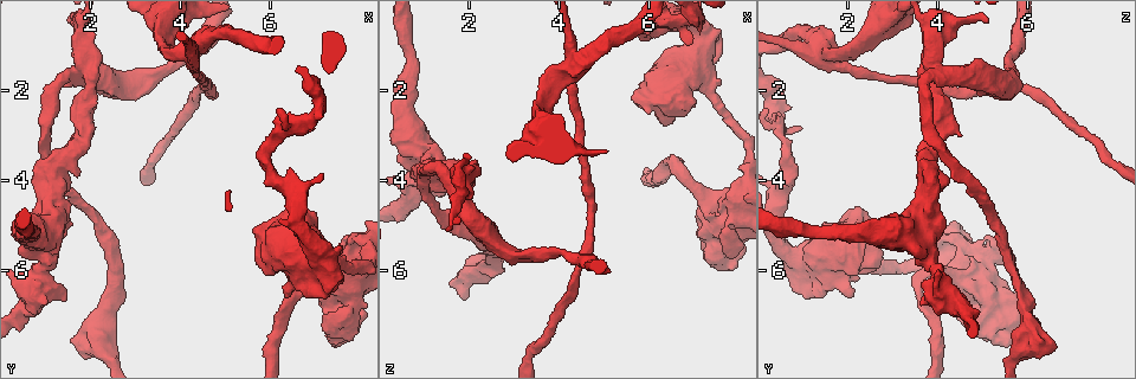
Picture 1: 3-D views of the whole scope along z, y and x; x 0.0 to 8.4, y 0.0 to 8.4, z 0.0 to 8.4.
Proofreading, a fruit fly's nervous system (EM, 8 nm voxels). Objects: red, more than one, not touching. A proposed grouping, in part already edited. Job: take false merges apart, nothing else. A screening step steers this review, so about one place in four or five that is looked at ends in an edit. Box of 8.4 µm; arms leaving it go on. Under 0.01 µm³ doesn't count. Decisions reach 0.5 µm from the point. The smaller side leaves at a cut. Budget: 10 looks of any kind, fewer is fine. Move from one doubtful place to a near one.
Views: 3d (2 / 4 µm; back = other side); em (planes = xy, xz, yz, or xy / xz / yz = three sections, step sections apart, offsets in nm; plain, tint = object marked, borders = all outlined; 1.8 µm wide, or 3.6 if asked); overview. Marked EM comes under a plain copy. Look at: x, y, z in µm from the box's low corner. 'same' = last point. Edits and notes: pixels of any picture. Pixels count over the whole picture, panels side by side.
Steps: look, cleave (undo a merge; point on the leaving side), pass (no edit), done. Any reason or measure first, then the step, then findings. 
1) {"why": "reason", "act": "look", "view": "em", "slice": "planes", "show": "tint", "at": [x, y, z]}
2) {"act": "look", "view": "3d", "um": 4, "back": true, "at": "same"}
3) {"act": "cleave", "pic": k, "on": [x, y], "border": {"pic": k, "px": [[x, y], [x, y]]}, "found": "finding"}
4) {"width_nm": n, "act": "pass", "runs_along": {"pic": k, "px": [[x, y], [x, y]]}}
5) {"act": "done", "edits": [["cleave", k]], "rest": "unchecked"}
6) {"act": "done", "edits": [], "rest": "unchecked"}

{"why": "looks like a crossing", "act": "look", "view": "3d", "um": 4, "at": [4.15, 1.20, 1.60]}

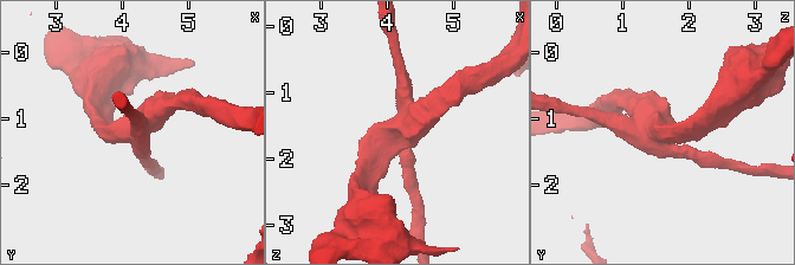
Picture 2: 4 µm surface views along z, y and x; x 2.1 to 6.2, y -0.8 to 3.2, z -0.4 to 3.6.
{"act": "look", "view": "em", "slice": "planes", "show": "tint", "at": [4.15, 1.25, 1.65]}

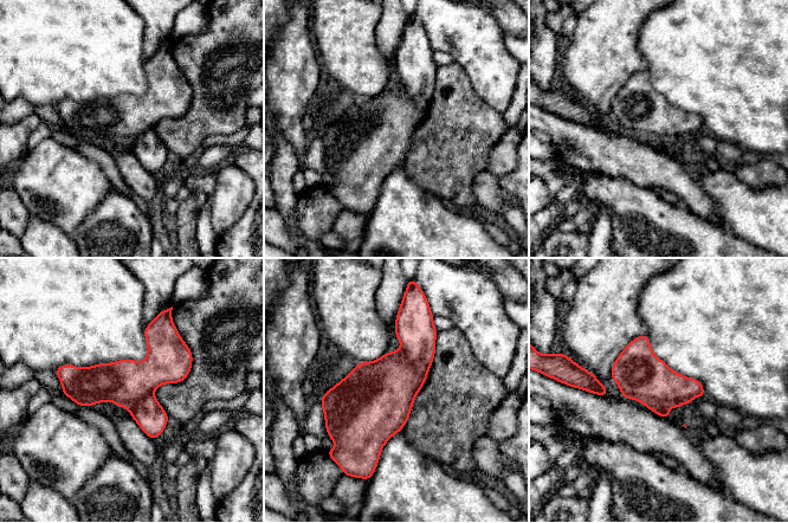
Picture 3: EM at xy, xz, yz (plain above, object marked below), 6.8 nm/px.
{"act": "cleave", "pic": 3, "on": [415, 330], "border": {"pic": 3, "px": [[400, 348], [419, 373], [427, 372]]}, "found": "a second neuron is stuck on"}

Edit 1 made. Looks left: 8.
{"act": "look", "view": "overview"}

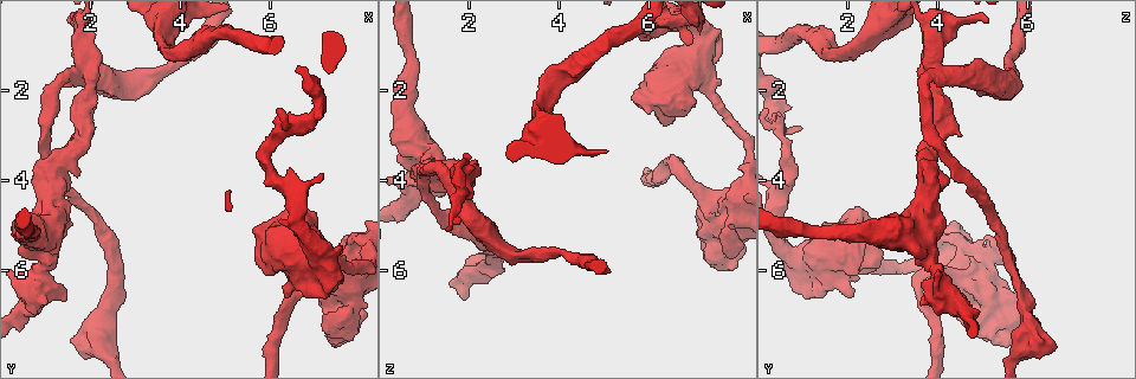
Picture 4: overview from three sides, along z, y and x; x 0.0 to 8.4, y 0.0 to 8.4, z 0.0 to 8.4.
{"why": "four or more arms meet", "act": "look", "view": "3d", "um": 4, "at": [0.95, 4.10, 3.80]}

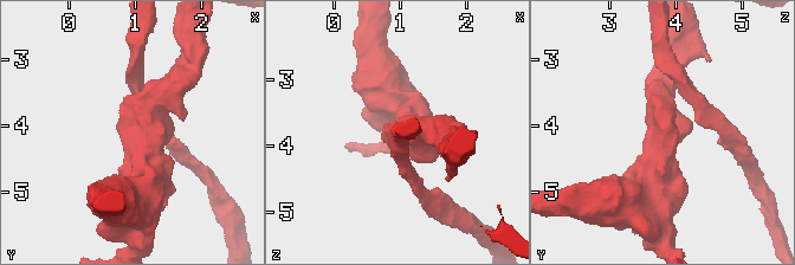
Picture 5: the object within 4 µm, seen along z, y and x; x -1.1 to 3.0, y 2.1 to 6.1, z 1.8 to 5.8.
{"why": "now the EM", "act": "look", "view": "em", "slice": "planes", "show": "tint", "at": [0.95, 4.15, 3.80]}

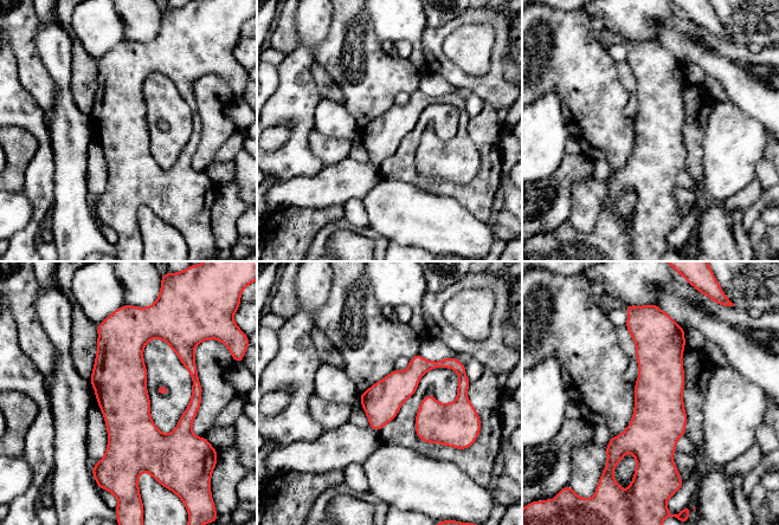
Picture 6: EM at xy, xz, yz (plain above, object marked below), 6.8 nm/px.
{"act": "pass", "runs_along": {"pic": 6, "px": [[118, 323], [130, 465]]}, "found": "one neuron here"}

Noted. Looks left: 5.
{"why": "thick turns thin", "act": "look", "view": "3d", "um": 4, "at": [7.50, 6.30, 4.60]}

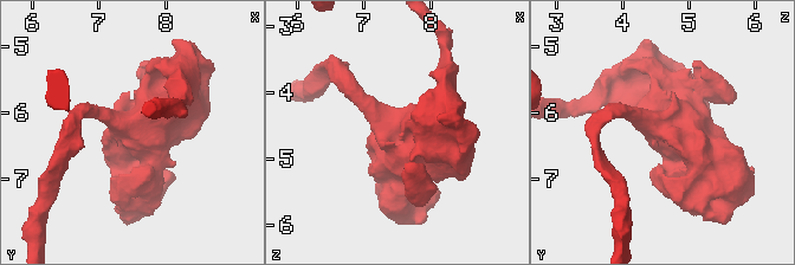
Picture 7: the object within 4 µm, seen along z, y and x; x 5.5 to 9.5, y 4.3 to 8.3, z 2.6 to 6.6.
{"why": "need the tissue", "act": "look", "view": "em", "um": 3.6, "slice": "planes", "show": "tint", "at": [7.50, 6.35, 4.60]}

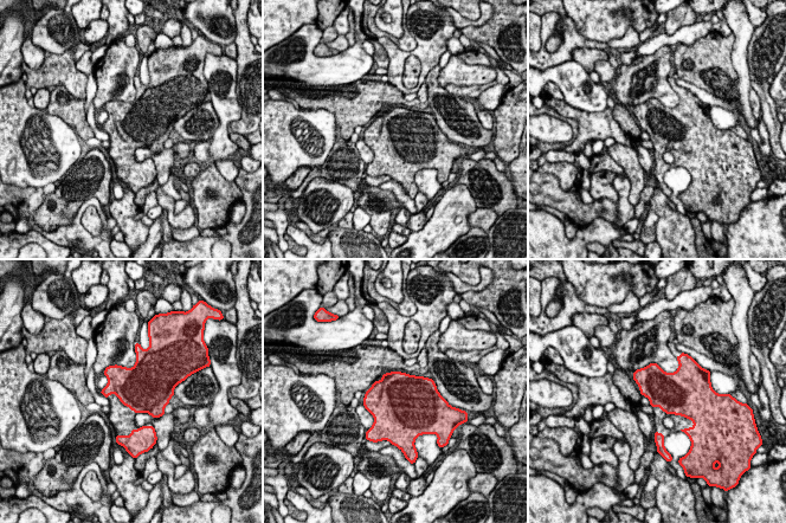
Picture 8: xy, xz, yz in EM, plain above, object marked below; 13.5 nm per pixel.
{"act": "pass", "found": "continuous, no second neuron"}

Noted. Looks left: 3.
{"why": "four-way junction", "act": "look", "view": "3d", "um": 4, "at": [1.90, 1.60, 3.95]}

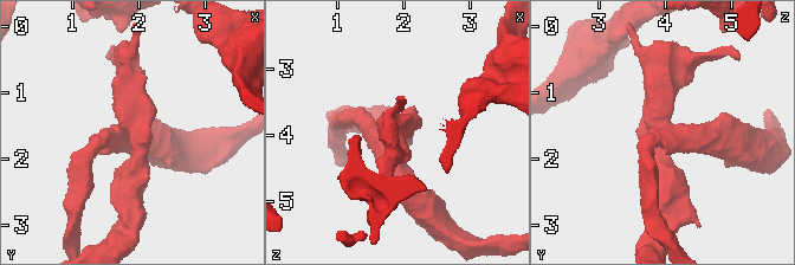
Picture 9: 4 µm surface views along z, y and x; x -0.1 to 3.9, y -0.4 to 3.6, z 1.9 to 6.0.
{"act": "look", "view": "em", "um": 3.6, "slice": "xz", "step": 4, "show": "tint", "at": [1.90, 1.55, 4.00]}

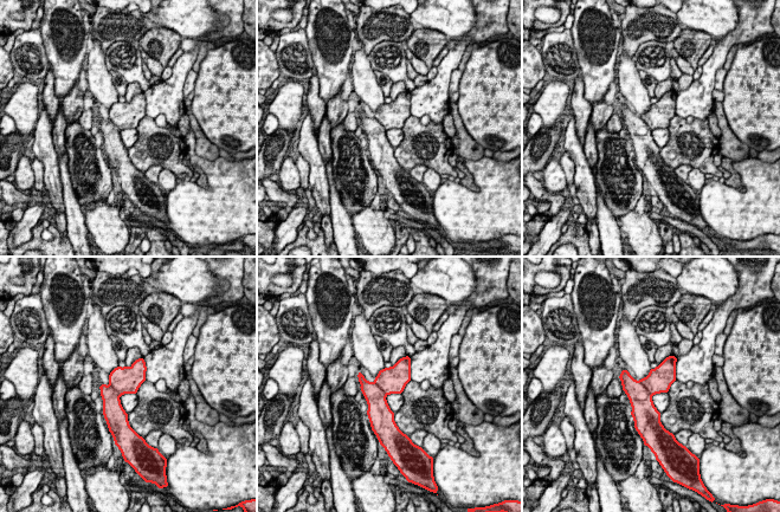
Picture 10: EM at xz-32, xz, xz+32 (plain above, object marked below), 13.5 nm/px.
{"act": "cleave", "pic": 10, "on": [659, 378], "border": {"pic": 10, "px": [[639, 381], [651, 395]]}, "found": "two neurons meet here"}

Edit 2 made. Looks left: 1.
{"act": "done", "edits": [["cleave", 3], ["cleave", 10]], "rest": "unchecked"}

